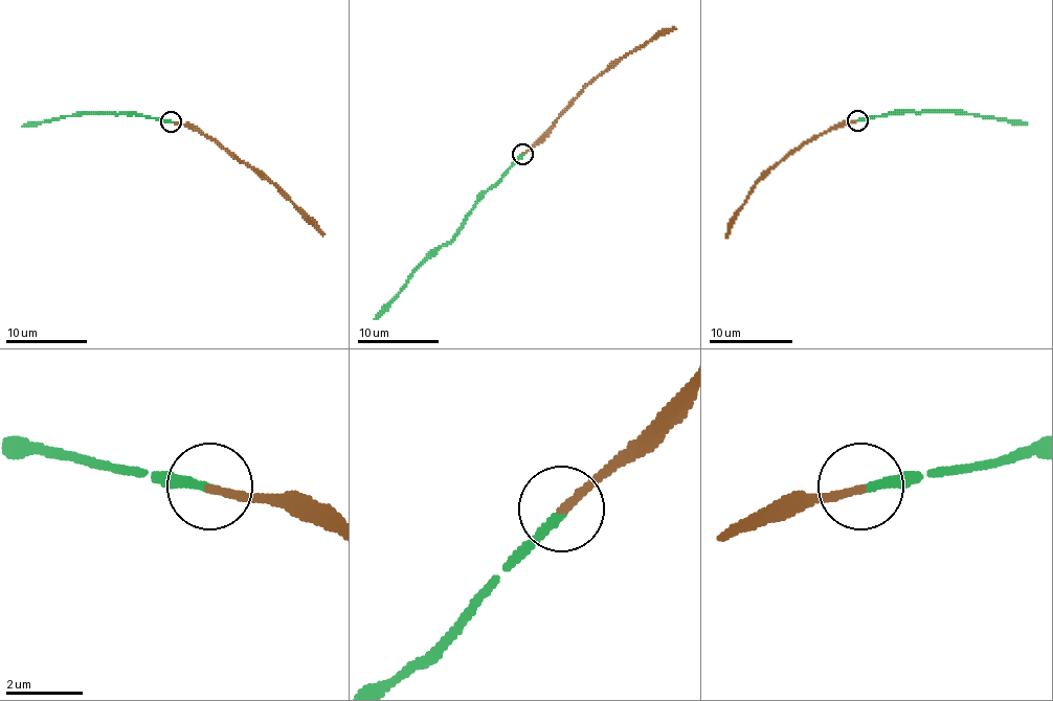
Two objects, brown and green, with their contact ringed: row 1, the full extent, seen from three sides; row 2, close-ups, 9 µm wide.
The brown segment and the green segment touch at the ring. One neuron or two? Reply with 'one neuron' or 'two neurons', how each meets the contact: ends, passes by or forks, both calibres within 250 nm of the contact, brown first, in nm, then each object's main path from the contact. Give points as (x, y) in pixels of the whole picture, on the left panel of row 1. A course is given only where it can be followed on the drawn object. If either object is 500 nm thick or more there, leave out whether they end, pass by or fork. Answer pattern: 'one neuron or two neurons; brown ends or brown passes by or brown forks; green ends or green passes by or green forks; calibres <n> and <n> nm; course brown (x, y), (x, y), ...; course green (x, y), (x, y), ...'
one neuron; brown ends; green ends; calibres 200 and 220 nm; course brown (171, 122), (199, 130), (219, 142), (274, 185), (322, 235); course green (171, 122), (132, 114), (74, 114), (22, 126)

